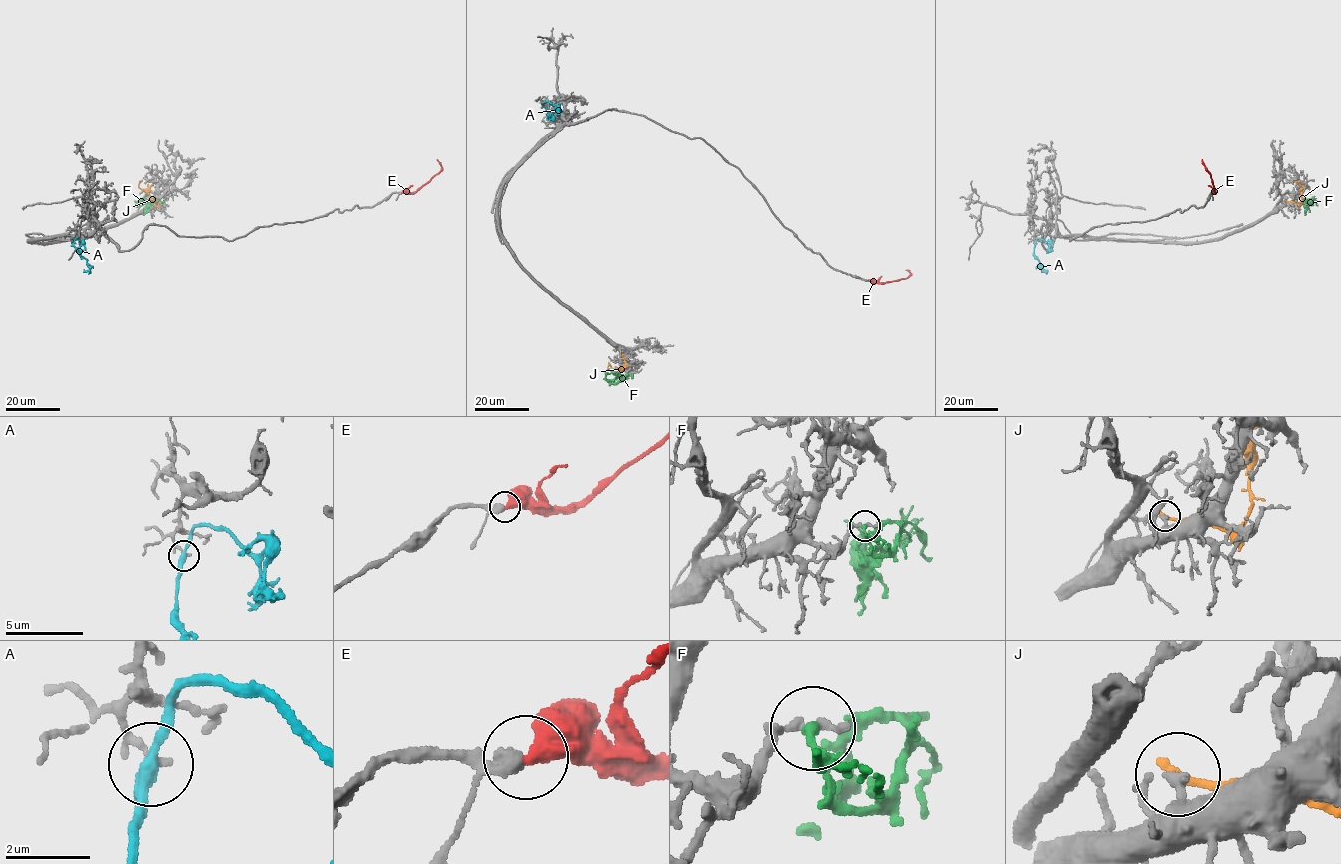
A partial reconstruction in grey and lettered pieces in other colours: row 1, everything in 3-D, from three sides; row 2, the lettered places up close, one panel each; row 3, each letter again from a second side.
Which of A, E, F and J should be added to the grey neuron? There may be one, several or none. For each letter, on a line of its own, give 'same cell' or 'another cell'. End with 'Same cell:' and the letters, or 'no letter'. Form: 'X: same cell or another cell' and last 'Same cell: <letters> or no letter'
A: another cell
E: same cell
F: another cell
J: another cell
Same cell: E

